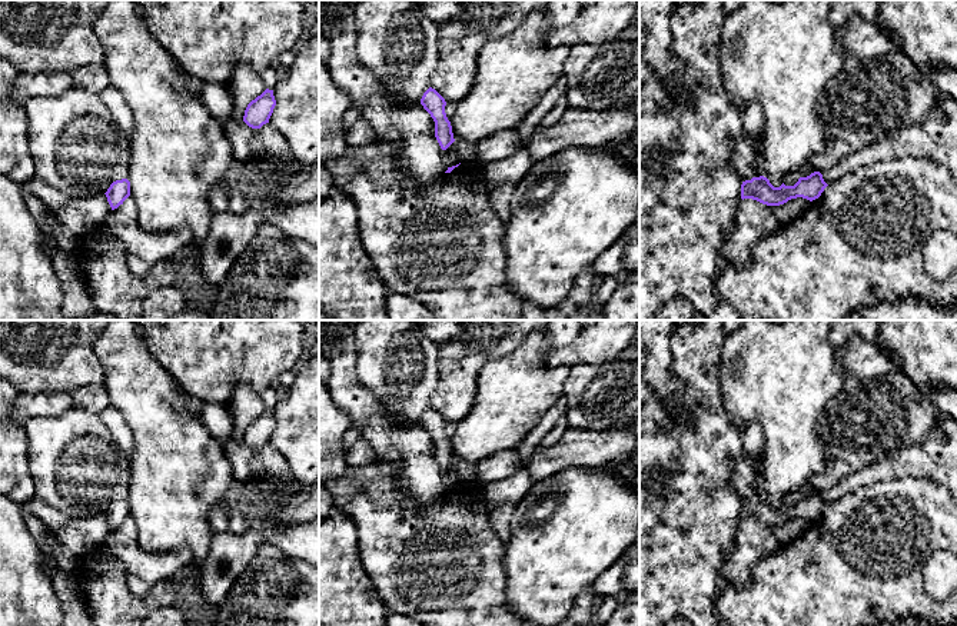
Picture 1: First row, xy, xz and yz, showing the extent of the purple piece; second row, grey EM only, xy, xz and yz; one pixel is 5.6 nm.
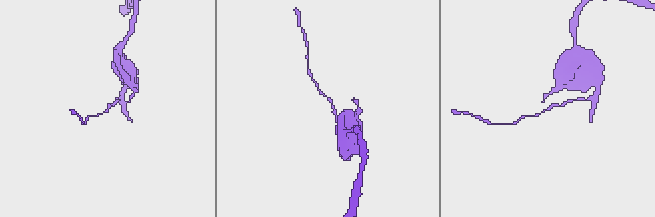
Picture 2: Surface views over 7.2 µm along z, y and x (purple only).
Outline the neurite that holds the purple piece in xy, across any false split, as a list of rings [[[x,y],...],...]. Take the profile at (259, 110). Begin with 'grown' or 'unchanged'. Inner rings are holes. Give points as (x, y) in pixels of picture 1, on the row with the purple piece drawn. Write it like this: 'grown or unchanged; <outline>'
unchanged; [[[266,89],[260,96],[252,100],[243,116],[243,121],[252,129],[260,129],[269,123],[269,119],[276,106],[273,90]]]

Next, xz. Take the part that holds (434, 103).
unchanged; [[[429,87],[422,99],[421,104],[431,114],[435,121],[435,137],[442,150],[446,150],[453,141],[453,133],[451,121],[446,117],[445,99],[432,87]]]

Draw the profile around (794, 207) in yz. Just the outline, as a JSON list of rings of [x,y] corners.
[[[803,197],[791,199],[784,204],[772,206],[772,213],[780,224],[784,224],[804,214],[808,210],[810,203],[810,200]]]

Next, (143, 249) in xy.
[[[132,196],[112,210],[97,230],[124,244],[129,269],[140,276],[149,273],[157,262],[172,260],[192,242],[192,232],[187,227],[169,233],[144,232],[139,224],[139,212]]]

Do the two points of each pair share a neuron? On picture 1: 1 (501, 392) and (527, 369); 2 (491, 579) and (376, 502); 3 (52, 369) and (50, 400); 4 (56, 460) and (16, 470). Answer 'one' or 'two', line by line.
1: one
2: one
3: two
4: two

